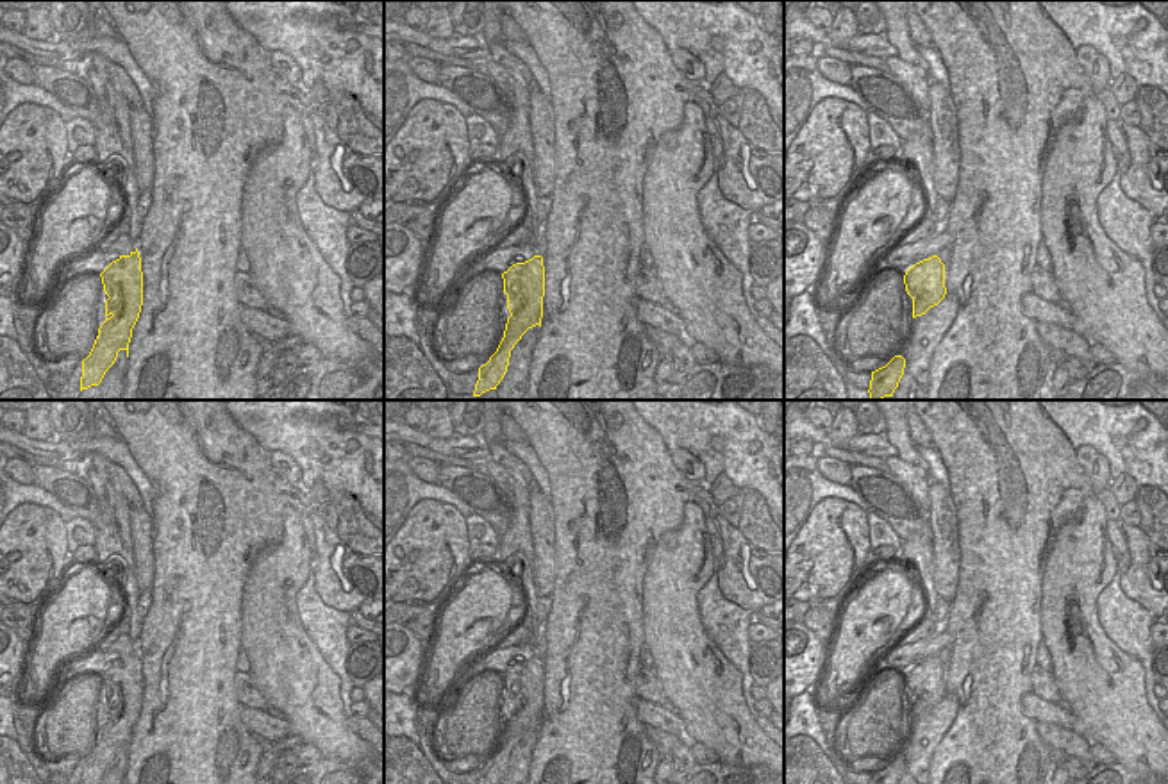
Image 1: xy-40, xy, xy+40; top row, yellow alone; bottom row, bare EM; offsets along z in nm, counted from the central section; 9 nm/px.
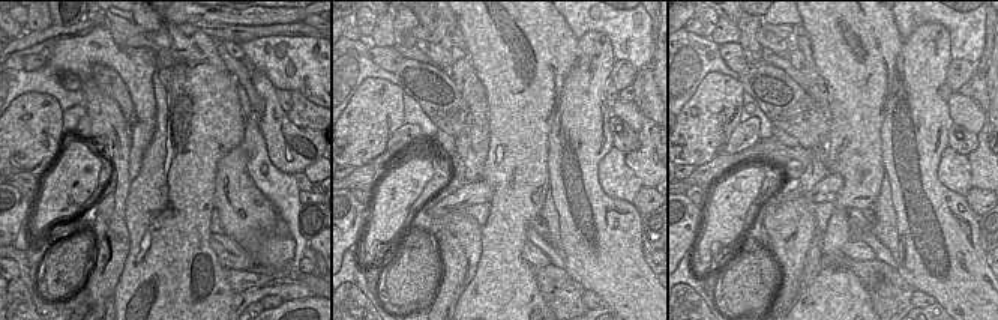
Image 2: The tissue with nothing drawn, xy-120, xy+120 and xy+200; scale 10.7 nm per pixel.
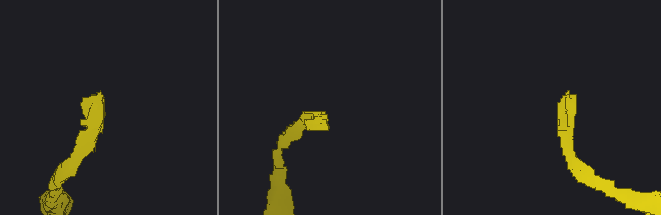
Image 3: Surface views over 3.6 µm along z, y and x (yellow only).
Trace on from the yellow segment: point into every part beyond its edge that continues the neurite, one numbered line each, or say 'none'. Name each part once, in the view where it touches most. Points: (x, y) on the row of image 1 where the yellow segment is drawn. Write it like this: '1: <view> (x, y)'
1: xy-40 (124, 245)

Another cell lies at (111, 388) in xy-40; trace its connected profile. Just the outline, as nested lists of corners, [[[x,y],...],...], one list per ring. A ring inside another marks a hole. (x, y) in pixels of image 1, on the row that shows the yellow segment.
[[[120,350],[114,364],[105,371],[98,400],[121,400],[125,389],[127,350]]]

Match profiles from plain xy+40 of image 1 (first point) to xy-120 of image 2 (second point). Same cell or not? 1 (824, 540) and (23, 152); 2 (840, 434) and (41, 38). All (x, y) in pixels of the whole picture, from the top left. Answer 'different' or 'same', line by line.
1: same
2: different

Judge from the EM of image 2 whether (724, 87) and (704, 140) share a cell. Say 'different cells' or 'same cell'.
same cell

